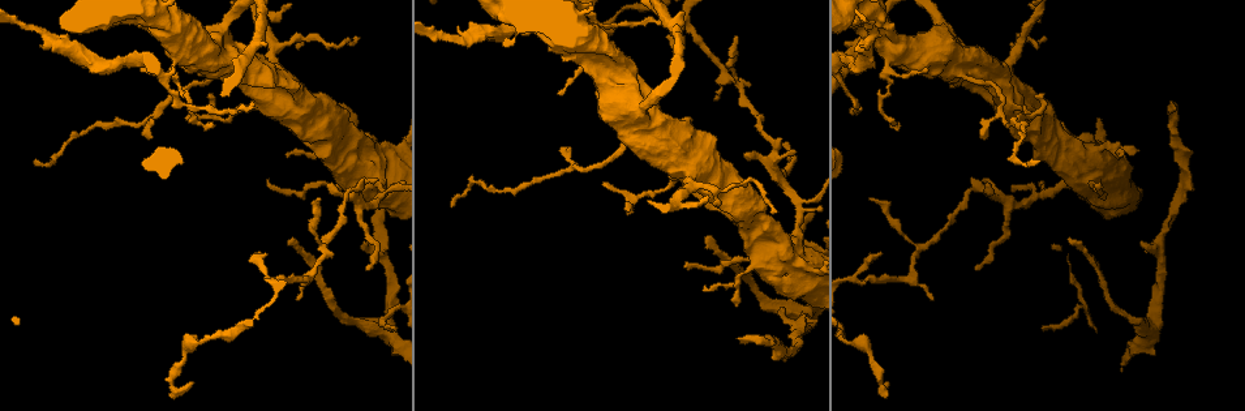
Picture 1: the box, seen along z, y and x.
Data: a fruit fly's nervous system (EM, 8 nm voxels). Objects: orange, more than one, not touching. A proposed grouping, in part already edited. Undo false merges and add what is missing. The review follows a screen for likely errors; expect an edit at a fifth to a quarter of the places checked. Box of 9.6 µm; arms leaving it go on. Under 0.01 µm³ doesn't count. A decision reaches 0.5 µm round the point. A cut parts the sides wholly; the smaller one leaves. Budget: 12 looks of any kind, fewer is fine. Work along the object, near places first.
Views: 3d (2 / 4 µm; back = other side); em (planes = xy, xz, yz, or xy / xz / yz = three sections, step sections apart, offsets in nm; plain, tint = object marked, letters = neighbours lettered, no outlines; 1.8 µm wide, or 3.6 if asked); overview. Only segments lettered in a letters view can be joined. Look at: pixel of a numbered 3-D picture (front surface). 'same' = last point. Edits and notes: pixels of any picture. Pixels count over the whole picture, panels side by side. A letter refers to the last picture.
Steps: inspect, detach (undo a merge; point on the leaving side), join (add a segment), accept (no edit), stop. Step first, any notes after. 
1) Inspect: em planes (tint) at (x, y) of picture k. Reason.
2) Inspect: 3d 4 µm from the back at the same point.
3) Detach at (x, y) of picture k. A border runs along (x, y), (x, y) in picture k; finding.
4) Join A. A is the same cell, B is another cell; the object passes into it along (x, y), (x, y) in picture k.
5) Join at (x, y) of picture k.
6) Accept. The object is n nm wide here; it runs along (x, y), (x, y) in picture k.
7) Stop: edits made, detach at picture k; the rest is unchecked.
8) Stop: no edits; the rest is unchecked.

Inspect: 3d 2 µm at (43, 33) of picture 1. Thick turns thin.

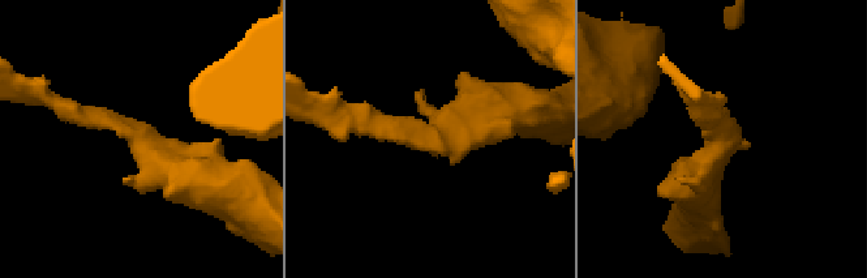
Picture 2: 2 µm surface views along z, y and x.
Inspect: em yz step 4 (letters) at (436, 135) of picture 2.

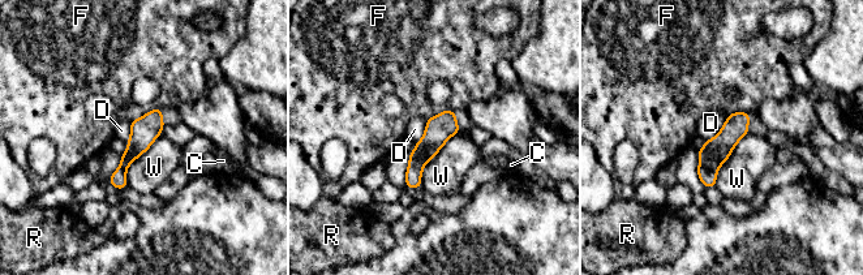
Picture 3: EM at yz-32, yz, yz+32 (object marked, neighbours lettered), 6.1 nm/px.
Inspect: em planes (letters) at the same point. Another direction.

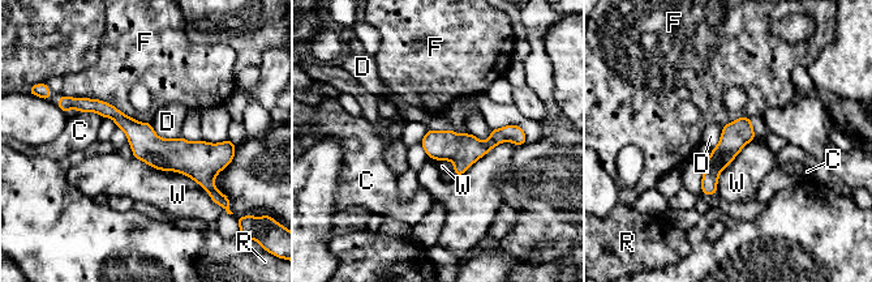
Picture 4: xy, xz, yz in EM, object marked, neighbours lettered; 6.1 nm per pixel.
Accept. C, D, F, R and W are other cells; a border runs along (429, 128), (467, 133) in picture 4; one neuron here.

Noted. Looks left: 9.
Inspect: em planes (plain) at (292, 237) of picture 1. Thin end.

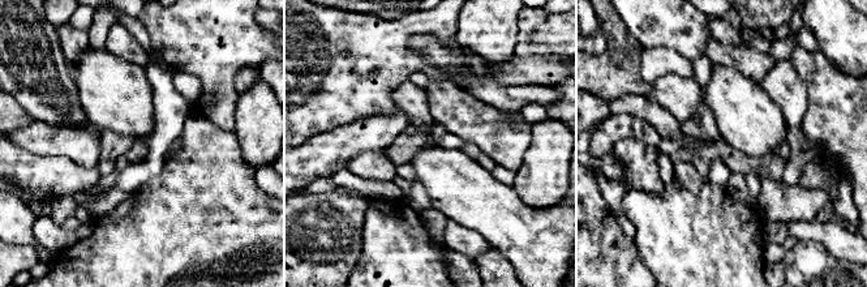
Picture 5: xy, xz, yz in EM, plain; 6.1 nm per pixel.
Inspect: em planes (letters) at the same point.

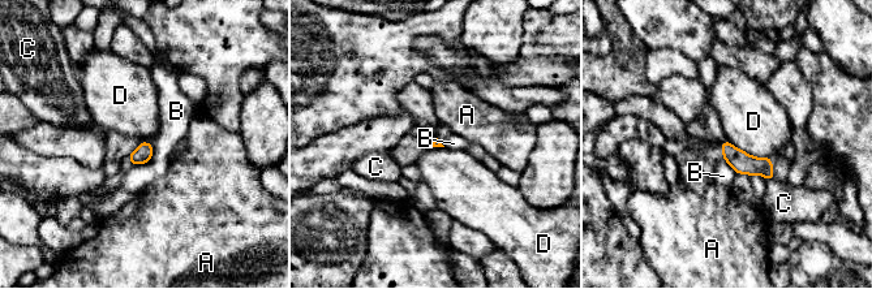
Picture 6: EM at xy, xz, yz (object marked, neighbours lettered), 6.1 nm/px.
Accept. A, B, C and D are other cells; a border runs along (727, 139), (754, 156), (770, 158) in picture 6; no lettered segment goes on from it.

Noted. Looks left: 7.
Inspect: em 3.6 µm planes (letters) at (1171, 102) of picture 1.

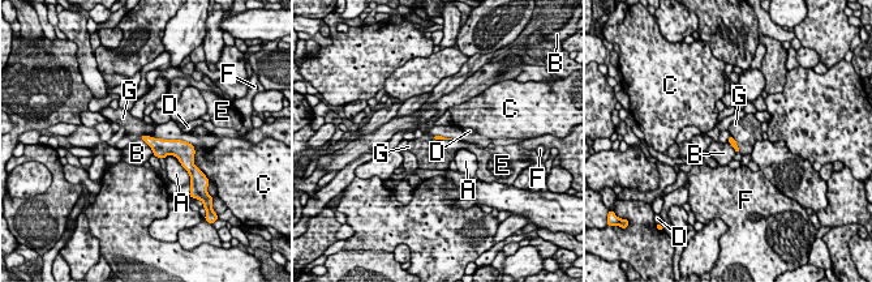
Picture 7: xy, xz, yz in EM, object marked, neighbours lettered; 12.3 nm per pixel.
Join G. G is the same cell, A, B, C, D, E and F are other cells; the object passes into it along (730, 140), (738, 149), (744, 148) in picture 7; it goes on there.

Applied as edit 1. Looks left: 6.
Inspect: overview.

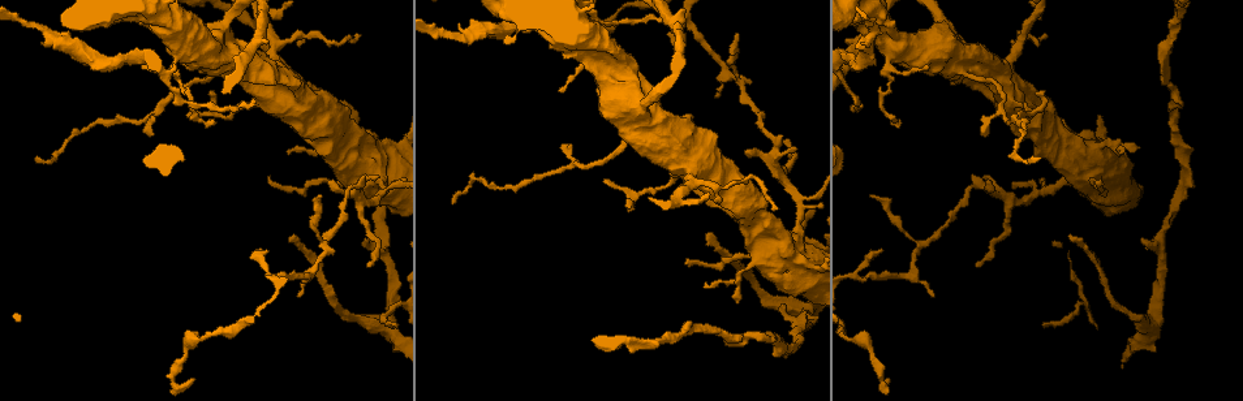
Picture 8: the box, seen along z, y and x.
Inspect: 3d 4 µm at (1148, 325) of picture 8. Calibre changes.

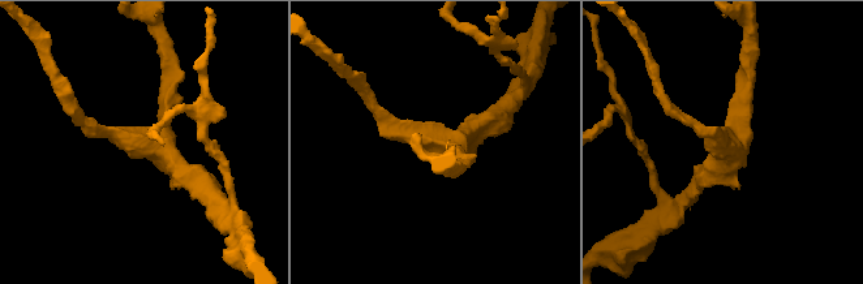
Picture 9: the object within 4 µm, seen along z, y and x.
Inspect: em planes (plain) at (458, 144) of picture 9. 3 arms meet here; the arms are 220, 220, 260 nm wide; shape alone is not enough.

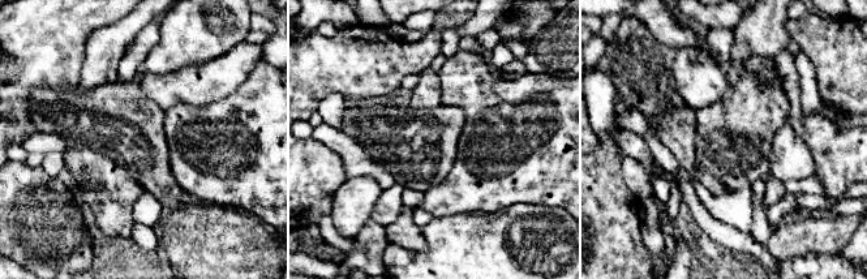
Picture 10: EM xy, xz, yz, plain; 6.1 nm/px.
Inspect: em planes (letters) at the same point.

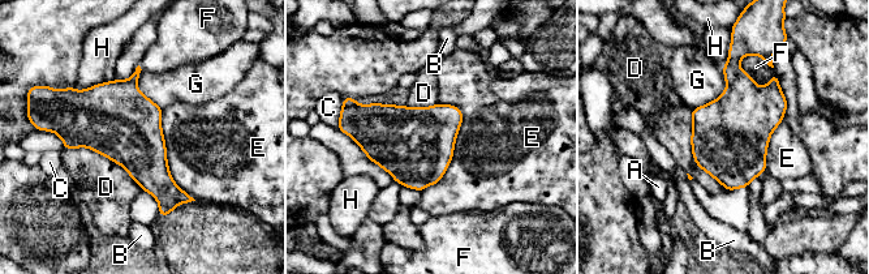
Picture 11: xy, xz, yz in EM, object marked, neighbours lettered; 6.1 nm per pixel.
Accept. The longest contact is with E, 600 nm; A, B, C, D, E, F, G and H are other cells; a border runs along (450, 103), (454, 155), (421, 192) in picture 11; one neuron here.

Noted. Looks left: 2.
Inspect: em planes (letters) at (871, 194) of picture 8. Free end.

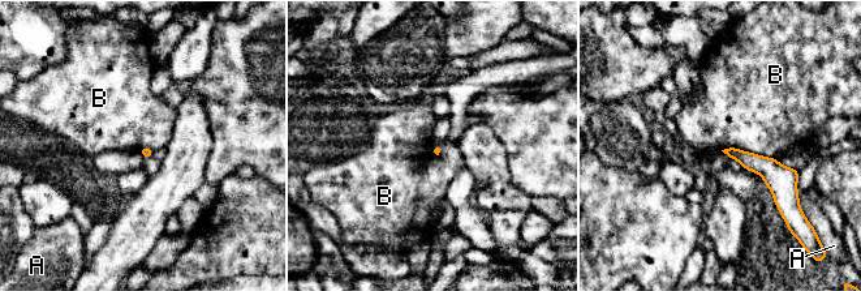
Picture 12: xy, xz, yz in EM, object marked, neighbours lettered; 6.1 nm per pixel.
Accept. A and B are other cells; a border runs along (722, 149), (737, 148), (775, 158) in picture 12; none of them fits.

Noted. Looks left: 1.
Stop: edits made, join at picture 7; the rest is unchecked.

